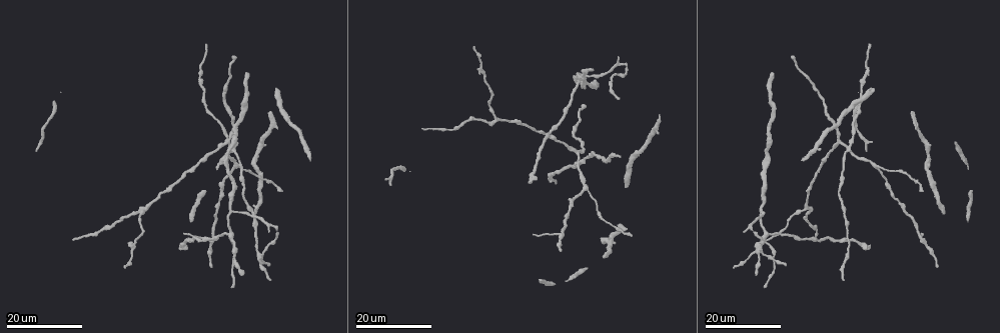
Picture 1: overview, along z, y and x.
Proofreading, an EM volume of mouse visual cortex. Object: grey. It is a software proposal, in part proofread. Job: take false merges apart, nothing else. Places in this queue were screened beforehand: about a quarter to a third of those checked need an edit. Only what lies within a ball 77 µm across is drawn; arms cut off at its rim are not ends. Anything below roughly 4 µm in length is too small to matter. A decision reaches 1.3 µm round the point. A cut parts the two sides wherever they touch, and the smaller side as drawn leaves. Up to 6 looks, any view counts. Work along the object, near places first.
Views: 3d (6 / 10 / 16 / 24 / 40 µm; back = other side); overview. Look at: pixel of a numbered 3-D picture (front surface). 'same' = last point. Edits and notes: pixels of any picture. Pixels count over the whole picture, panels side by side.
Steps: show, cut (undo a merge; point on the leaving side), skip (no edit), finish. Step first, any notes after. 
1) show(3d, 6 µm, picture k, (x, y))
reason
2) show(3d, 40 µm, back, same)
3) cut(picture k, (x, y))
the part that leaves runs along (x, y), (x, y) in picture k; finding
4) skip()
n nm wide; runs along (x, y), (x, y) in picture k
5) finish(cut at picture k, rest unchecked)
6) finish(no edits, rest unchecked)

show(3d, 16 µm, picture 1, (559, 232))
small branch off a trunk

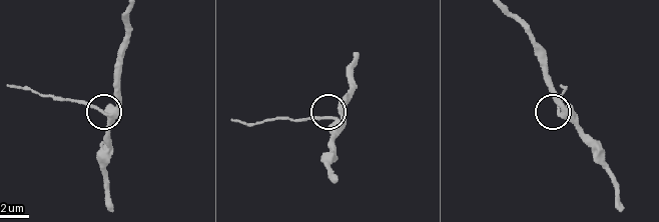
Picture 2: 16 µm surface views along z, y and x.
show(3d, 10 µm, picture 2, (334, 117))

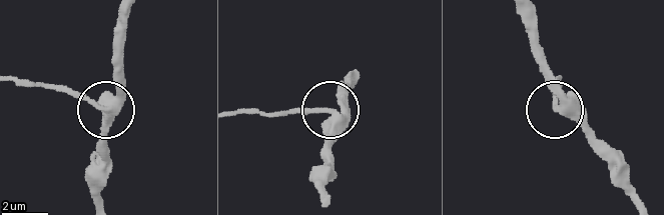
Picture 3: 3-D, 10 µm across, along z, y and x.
show(3d, 6 µm, picture 3, (105, 110))

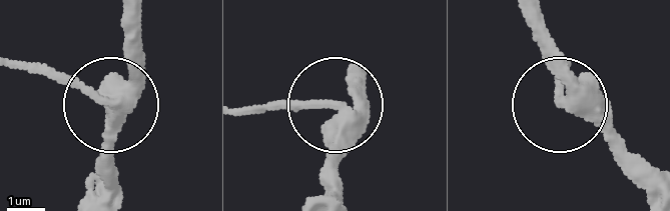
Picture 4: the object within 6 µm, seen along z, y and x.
cut(picture 4, (68, 77))
3 arms; the part that leaves runs along (115, 104), (22, 69) in picture 4; two neurons meet here

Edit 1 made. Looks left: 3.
show(overview)
redraw

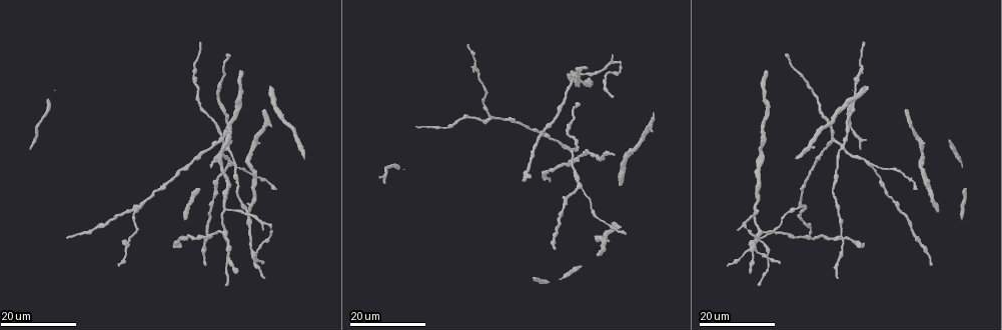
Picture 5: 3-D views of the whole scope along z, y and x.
show(3d, 24 µm, picture 5, (799, 206))
a fork

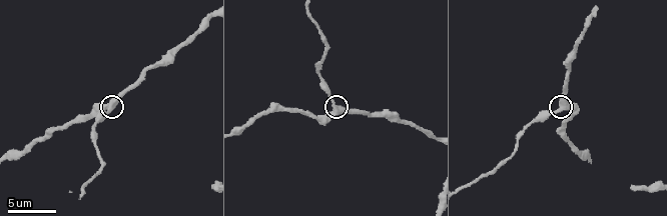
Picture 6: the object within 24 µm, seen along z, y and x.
show(3d, 10 µm, picture 6, (334, 108))

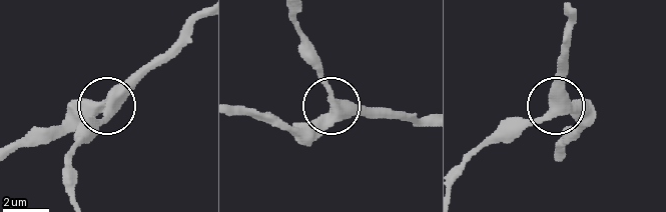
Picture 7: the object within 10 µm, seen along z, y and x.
skip()
3 arms; runs along (423, 124), (337, 109), (323, 78), (304, 57) in picture 7; all the same neuron

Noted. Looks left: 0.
finish(cut at picture 4, rest unchecked)

